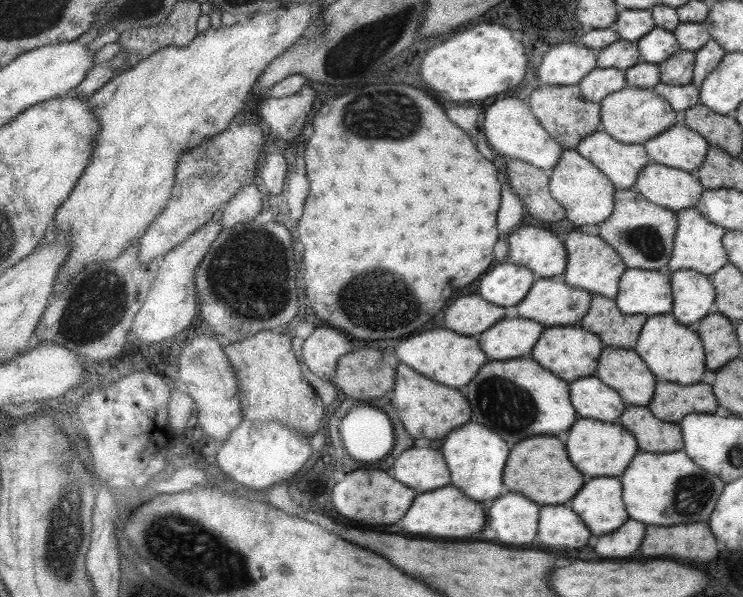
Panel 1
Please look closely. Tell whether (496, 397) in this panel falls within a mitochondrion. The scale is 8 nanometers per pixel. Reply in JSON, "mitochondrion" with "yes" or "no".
{"mitochondrion":"yes"}

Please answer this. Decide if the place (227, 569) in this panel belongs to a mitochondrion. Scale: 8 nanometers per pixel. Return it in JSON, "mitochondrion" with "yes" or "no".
{"mitochondrion":"yes"}

